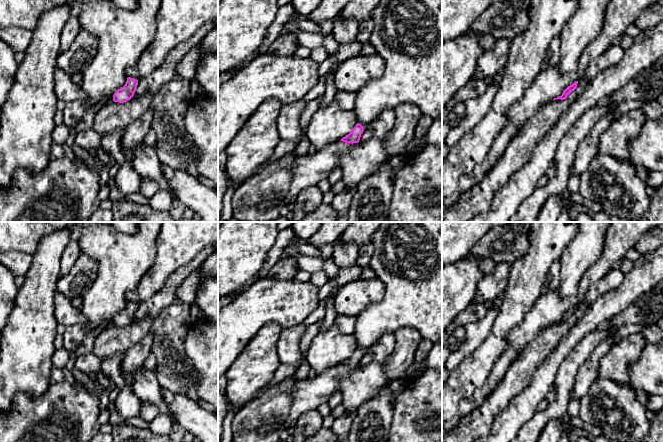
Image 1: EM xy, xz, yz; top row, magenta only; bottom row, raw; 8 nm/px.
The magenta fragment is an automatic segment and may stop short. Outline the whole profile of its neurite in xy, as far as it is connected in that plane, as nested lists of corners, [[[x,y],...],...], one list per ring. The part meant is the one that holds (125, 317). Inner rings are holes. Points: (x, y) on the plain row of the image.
[[[128,301],[125,309],[118,313],[113,319],[113,325],[124,327],[130,324],[136,315],[138,304]]]

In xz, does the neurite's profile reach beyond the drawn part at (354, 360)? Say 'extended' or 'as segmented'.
as segmented

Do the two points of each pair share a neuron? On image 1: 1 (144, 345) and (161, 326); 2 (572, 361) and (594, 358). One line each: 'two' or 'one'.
1: two
2: two

